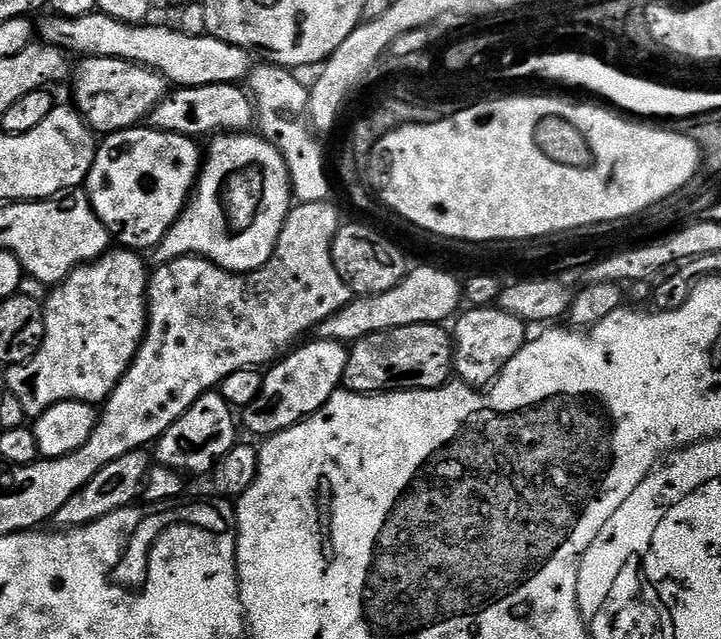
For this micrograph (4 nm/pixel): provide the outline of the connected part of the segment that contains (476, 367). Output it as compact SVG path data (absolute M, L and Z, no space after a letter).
M498 306L469 307L467 311L461 311L455 321L452 366L455 375L469 388L484 390L495 384L506 362L524 347L526 325L523 320L514 314L506 314Z

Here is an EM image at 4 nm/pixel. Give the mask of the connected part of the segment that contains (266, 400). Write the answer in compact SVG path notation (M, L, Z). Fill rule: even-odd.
M312 338L304 343L267 369L258 398L243 409L243 427L245 424L259 438L270 437L313 416L343 385L348 348L333 340Z

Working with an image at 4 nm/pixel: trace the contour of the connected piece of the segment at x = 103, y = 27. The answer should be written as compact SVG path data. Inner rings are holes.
M99 10L82 18L48 14L38 24L38 36L43 43L61 48L68 54L84 52L80 54L85 57L105 56L131 64L141 64L143 68L152 68L165 80L181 88L215 84L239 85L247 79L248 73L254 67L253 53L249 49L227 44L207 34L191 36L175 27L159 28L152 23L128 24Z

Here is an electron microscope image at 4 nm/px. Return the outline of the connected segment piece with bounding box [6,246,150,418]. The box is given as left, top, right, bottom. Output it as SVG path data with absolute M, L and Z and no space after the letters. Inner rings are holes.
M123 246L117 247L115 250L105 252L99 260L93 263L80 264L61 284L55 285L47 293L47 299L43 301L44 341L42 342L42 346L36 351L34 358L30 358L26 363L7 365L6 382L8 383L8 391L14 394L14 398L18 398L18 402L22 402L22 410L25 417L38 417L52 404L66 402L67 400L87 400L93 406L99 405L108 399L108 395L116 389L118 382L126 374L126 370L132 365L132 360L136 357L136 352L144 340L144 332L148 328L148 282L150 279L150 268L144 265L145 257L141 253L135 250L129 250Z

